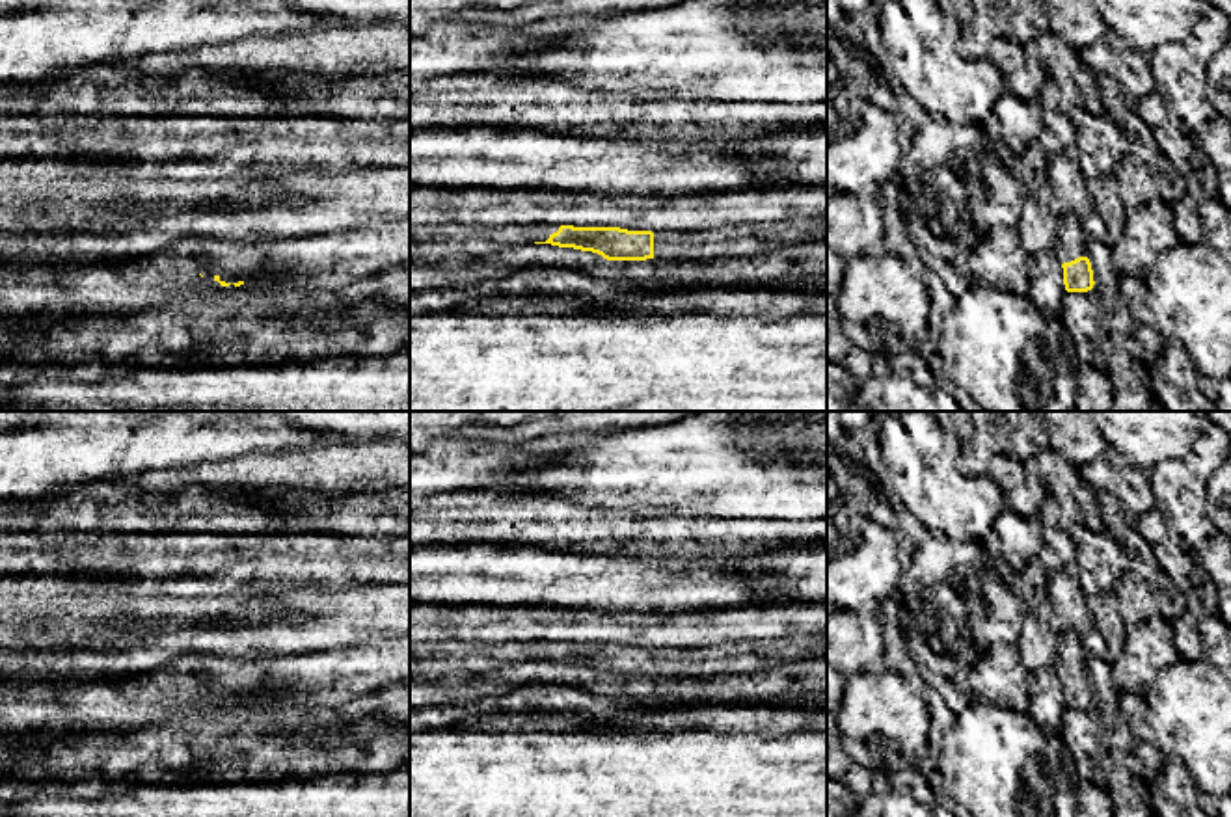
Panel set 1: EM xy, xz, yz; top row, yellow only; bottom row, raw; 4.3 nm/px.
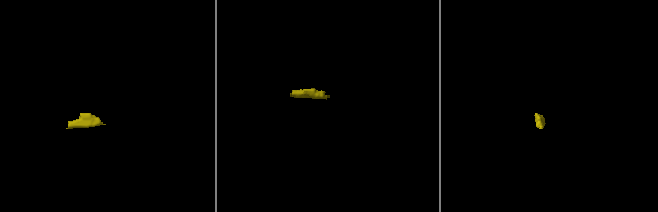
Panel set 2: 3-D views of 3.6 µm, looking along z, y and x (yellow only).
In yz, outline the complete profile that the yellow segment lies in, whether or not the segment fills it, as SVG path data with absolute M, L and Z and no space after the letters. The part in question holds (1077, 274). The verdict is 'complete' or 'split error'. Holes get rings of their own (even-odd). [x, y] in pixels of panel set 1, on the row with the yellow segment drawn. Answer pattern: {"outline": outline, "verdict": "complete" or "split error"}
{"outline": "M1075 214L1056 216L1054 255L1063 268L1067 292L1088 292L1093 288L1093 270L1086 253L1086 233L1082 220Z", "verdict": "split error"}

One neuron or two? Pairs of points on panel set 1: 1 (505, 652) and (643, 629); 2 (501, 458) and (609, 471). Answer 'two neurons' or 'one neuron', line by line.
1: two neurons
2: two neurons

